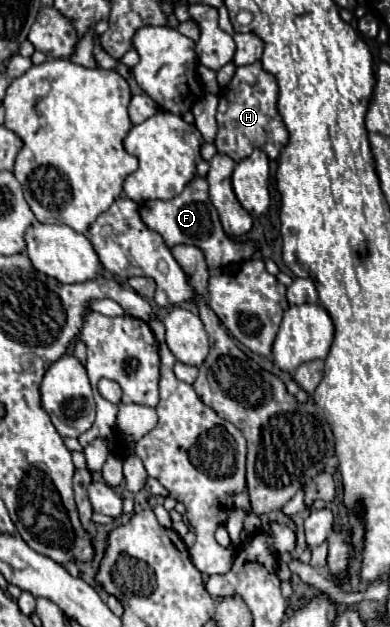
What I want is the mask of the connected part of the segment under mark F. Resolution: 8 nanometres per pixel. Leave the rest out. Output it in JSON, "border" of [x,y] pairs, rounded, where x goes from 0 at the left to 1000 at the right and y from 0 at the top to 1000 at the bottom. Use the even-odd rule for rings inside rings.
{"border":[[[495,282],[474,305],[433,321],[372,321],[356,330],[362,340],[362,352],[397,372],[408,372],[423,384],[428,394],[449,394],[459,388],[474,391],[500,391],[521,400],[536,429],[562,429],[577,426],[587,419],[623,419],[638,416],[644,407],[659,400],[659,391],[649,384],[603,384],[592,381],[562,352],[562,343],[546,330],[546,324],[536,321],[536,308],[531,308],[531,289],[521,282]]]}

